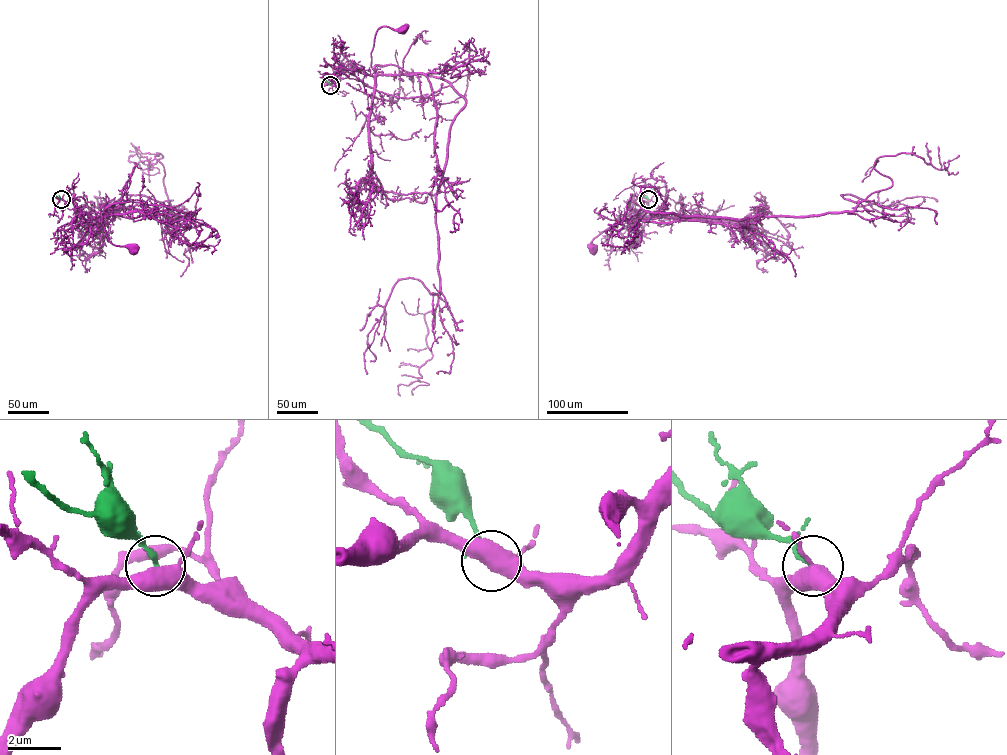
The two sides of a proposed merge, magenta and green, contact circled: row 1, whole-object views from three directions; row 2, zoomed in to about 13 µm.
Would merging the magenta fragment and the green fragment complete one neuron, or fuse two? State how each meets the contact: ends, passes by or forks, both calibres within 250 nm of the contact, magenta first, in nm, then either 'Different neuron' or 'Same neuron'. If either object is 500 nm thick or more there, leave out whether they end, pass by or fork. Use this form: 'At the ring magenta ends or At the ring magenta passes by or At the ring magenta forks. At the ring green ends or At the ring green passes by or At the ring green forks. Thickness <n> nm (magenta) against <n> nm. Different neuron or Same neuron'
At the ring magenta forks. At the ring green ends. Thickness 440 nm (magenta) against 200 nm. Different neuron

